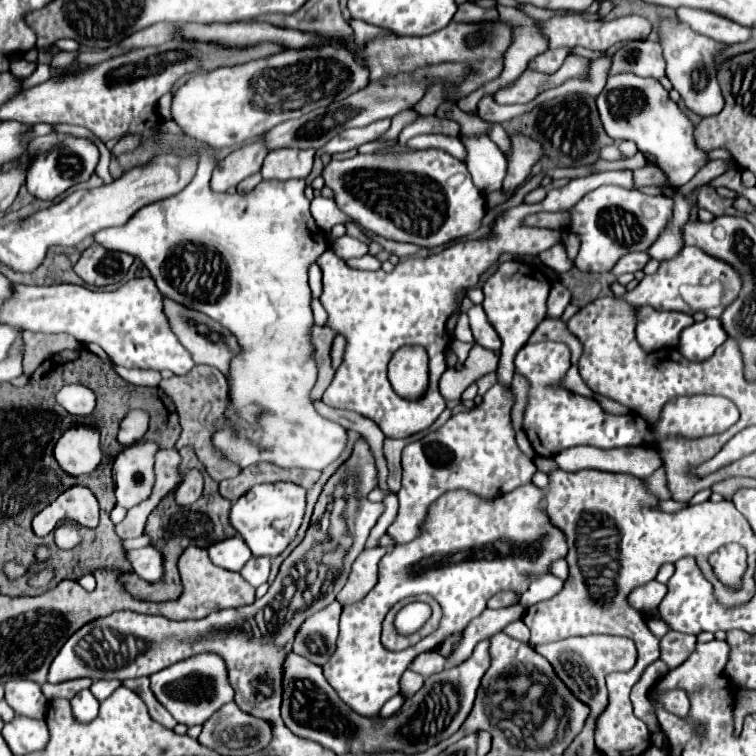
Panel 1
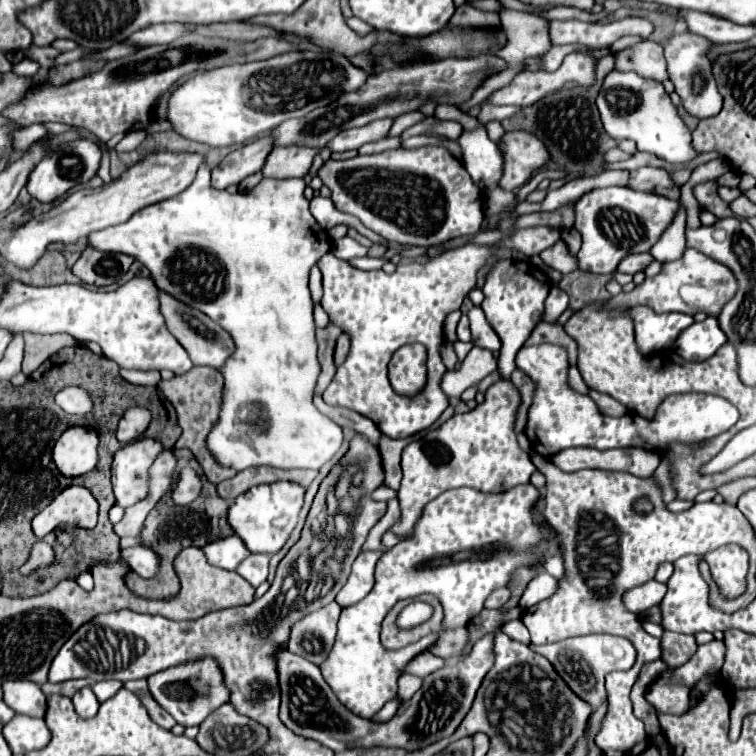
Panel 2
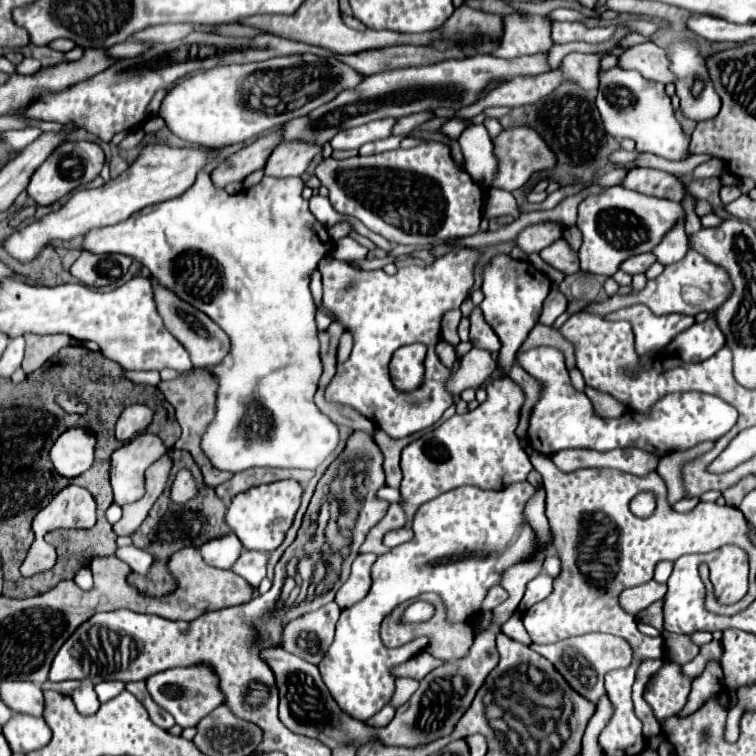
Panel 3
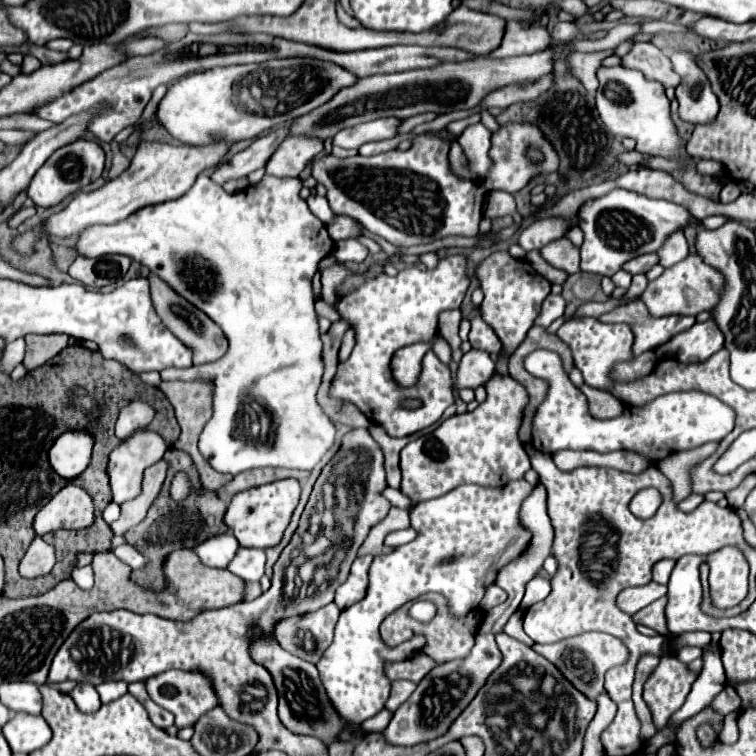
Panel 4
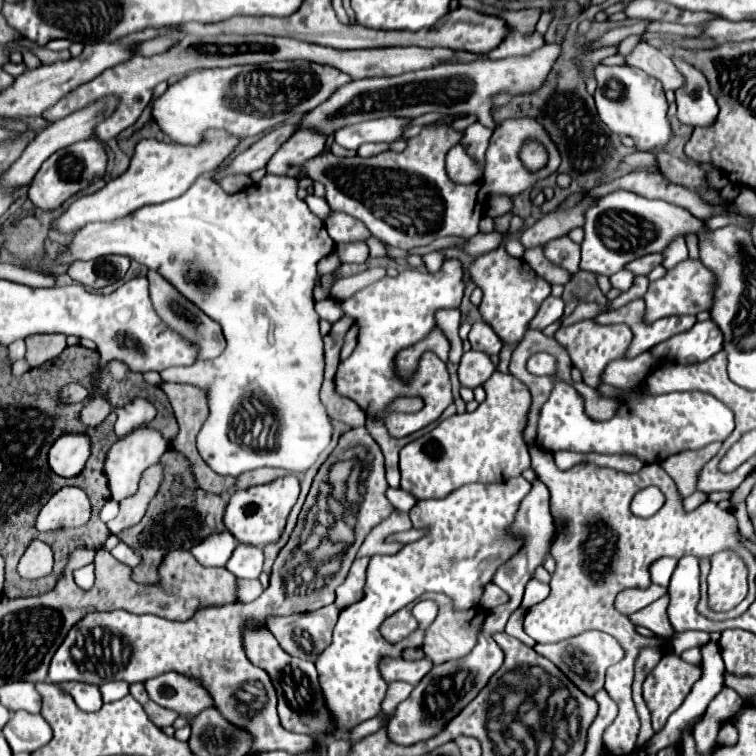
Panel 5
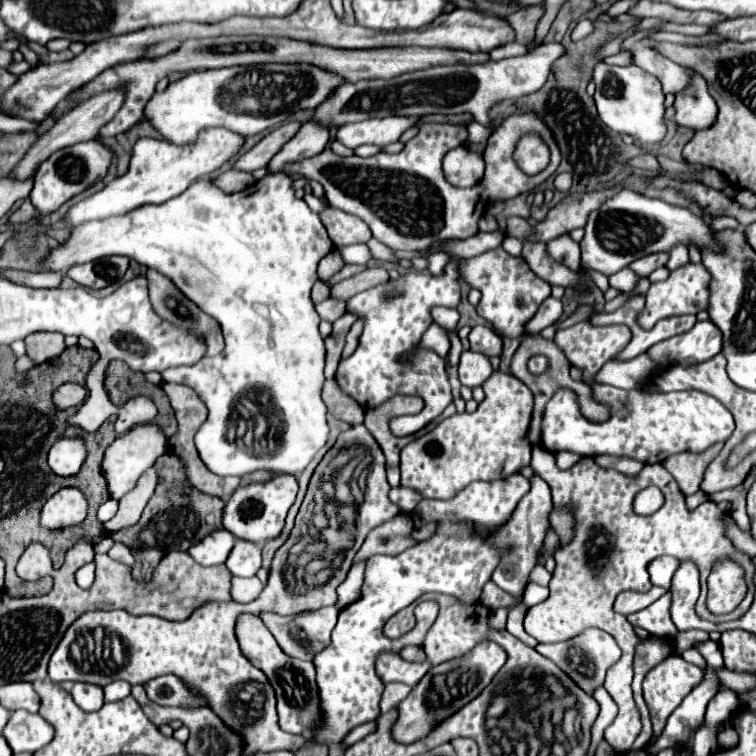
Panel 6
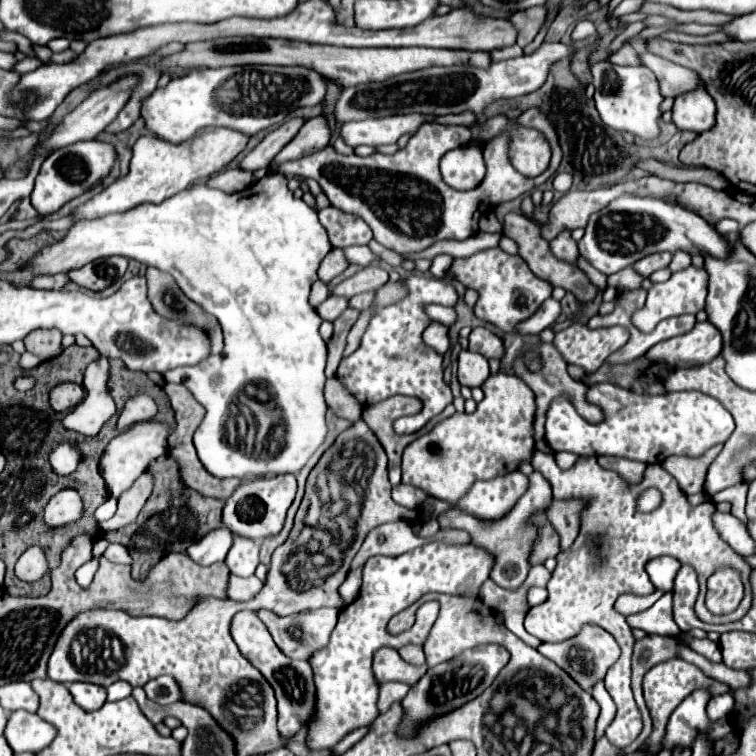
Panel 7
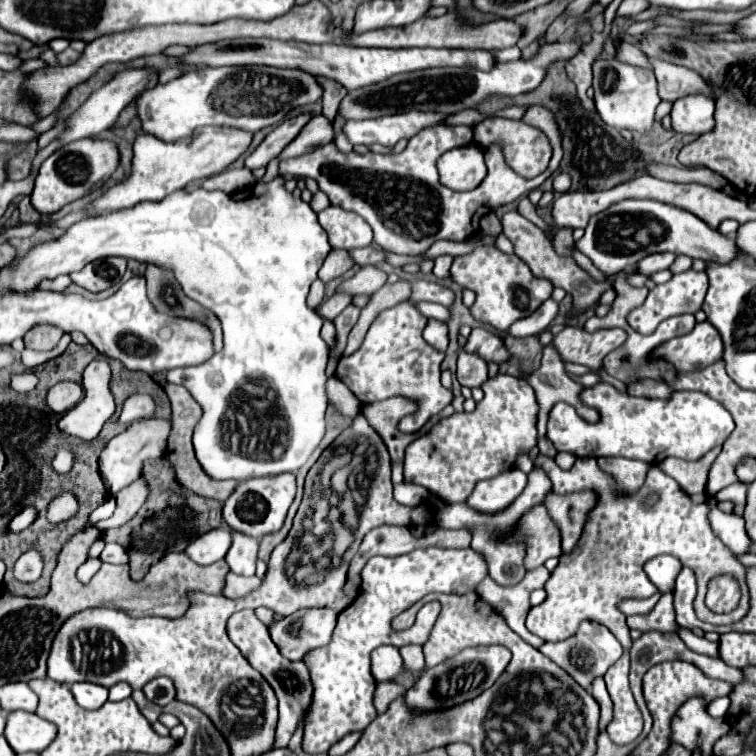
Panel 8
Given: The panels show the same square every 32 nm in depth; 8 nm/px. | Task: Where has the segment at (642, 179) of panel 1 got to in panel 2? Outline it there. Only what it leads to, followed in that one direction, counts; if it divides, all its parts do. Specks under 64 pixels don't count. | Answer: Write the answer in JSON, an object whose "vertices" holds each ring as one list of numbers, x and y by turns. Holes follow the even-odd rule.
{"vertices":[[638,168,630,172,630,186,634,190,644,190,650,192,654,190,660,196,666,198,680,198,680,188,670,180,670,176,662,168]]}

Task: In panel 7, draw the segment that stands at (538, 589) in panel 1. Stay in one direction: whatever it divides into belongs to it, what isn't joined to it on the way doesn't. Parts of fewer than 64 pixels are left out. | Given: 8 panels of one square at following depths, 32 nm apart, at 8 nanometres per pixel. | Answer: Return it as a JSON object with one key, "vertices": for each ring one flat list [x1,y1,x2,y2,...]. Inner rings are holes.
{"vertices":[[532,586,532,588,528,590,528,606,536,606,536,604,542,604,546,598,548,598,548,590,546,590,546,588,538,588,538,586]]}

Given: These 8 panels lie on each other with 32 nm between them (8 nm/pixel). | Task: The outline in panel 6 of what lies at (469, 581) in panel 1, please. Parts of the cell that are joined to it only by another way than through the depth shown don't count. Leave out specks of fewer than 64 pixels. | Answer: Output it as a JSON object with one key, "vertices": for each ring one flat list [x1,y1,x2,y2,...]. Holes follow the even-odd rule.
{"vertices":[[516,474,494,482,472,482,452,500,420,500,418,506,410,512,410,518,416,526,434,522,436,532,428,540,406,548,398,556,368,558,362,598,340,610,330,646,324,648,314,660,316,682,324,710,324,724,314,734,316,742,340,742,354,726,378,718,378,704,384,692,384,682,376,674,378,654,398,654,404,646,420,646,420,636,414,638,406,634,398,640,388,640,382,636,382,624,390,616,426,592,442,592,454,596,464,606,478,602,482,586,490,580,502,556,508,552,508,548,498,548,486,538,512,518,520,498,528,490,530,482]]}

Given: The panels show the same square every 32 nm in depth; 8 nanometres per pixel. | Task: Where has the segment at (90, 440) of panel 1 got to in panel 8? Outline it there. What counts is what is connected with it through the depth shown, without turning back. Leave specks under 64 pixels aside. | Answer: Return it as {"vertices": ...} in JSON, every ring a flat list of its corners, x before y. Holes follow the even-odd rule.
{"vertices":[[58,448,54,458,52,458,52,468,60,474,68,474,74,468,74,452,70,452,70,448]]}

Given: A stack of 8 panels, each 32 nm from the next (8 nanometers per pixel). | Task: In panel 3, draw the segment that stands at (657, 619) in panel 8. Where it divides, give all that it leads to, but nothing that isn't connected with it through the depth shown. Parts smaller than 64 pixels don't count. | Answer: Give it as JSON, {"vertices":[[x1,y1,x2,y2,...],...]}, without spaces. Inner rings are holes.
{"vertices":[[662,600,656,602,656,604,652,604,652,606,648,606,646,610,642,610,642,612,638,614,638,618,640,618,642,622,648,622,648,624,656,626,658,630,662,630]]}

